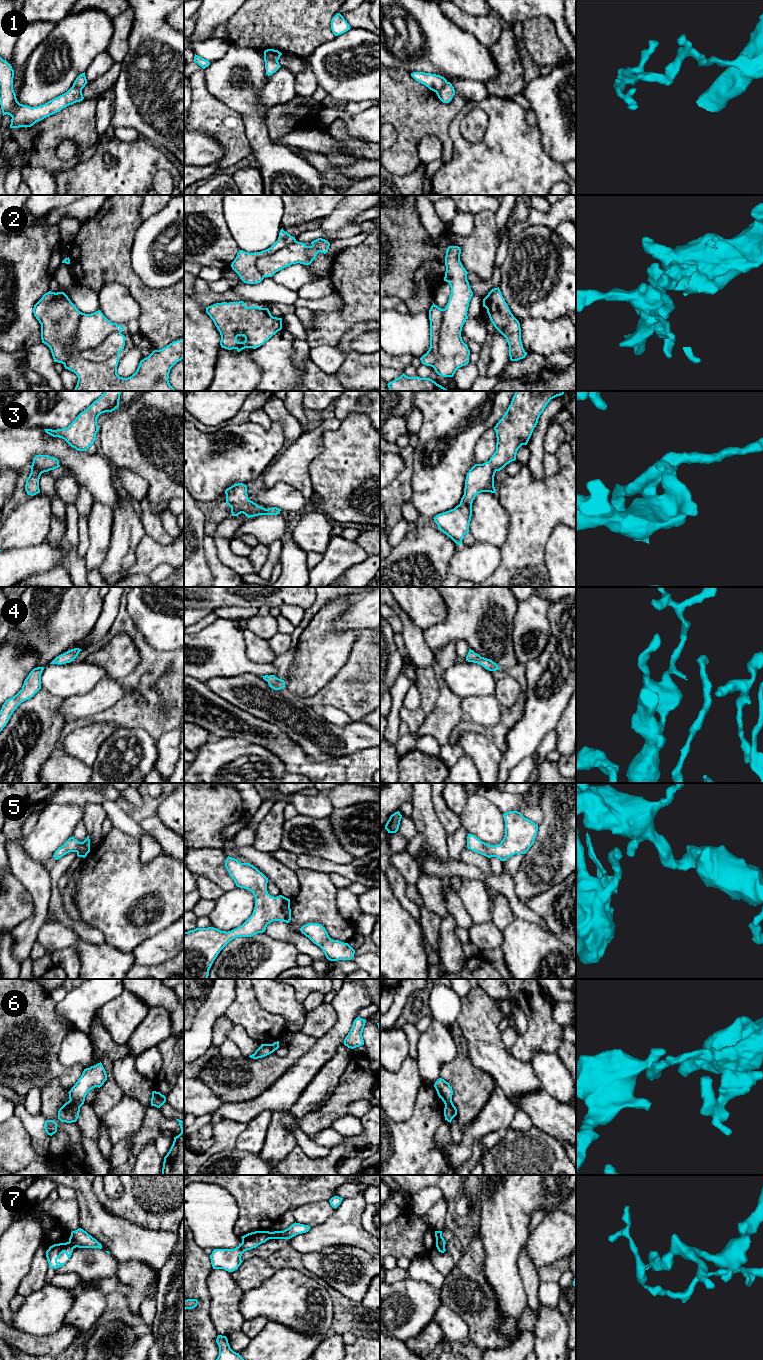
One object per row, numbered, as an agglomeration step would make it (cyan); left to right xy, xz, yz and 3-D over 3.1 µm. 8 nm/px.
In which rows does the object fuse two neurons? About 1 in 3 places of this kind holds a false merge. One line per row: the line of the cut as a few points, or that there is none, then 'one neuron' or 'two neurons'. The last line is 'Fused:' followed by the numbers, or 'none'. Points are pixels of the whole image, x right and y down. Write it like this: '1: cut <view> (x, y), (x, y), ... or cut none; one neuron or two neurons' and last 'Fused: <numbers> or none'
1: cut xz (264, 54), (277, 61); two neurons
2: cut xy (120, 331), (114, 331), (97, 346), (80, 349), (76, 354); two neurons
3: cut none; one neuron
4: cut none; one neuron
5: cut none; one neuron
6: cut xy (70, 1099), (79, 1107); two neurons
7: cut xz (267, 1231), (269, 1238); two neurons
Fused: 1, 2, 6, 7

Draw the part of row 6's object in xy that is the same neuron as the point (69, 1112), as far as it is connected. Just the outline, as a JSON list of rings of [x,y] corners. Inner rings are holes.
[[[73,1101],[66,1102],[58,1111],[58,1119],[61,1122],[76,1122],[79,1117],[80,1107]]]

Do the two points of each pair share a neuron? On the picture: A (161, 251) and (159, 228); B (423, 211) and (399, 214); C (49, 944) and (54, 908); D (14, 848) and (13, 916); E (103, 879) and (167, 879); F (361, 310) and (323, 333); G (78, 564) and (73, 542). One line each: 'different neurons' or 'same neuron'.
A: same neuron
B: different neurons
C: different neurons
D: different neurons
E: same neuron
F: same neuron
G: same neuron

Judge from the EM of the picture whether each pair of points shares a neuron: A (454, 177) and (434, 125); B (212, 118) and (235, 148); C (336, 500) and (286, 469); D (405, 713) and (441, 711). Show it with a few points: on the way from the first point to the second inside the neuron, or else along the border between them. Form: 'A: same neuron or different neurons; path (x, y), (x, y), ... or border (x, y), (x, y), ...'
A: different neurons; border (450, 139), (453, 155), (443, 163)
B: same neuron; path (219, 125), (235, 141)
C: different neurons; border (311, 461), (309, 476), (314, 492)
D: different neurons; border (439, 690), (433, 709), (417, 731)

